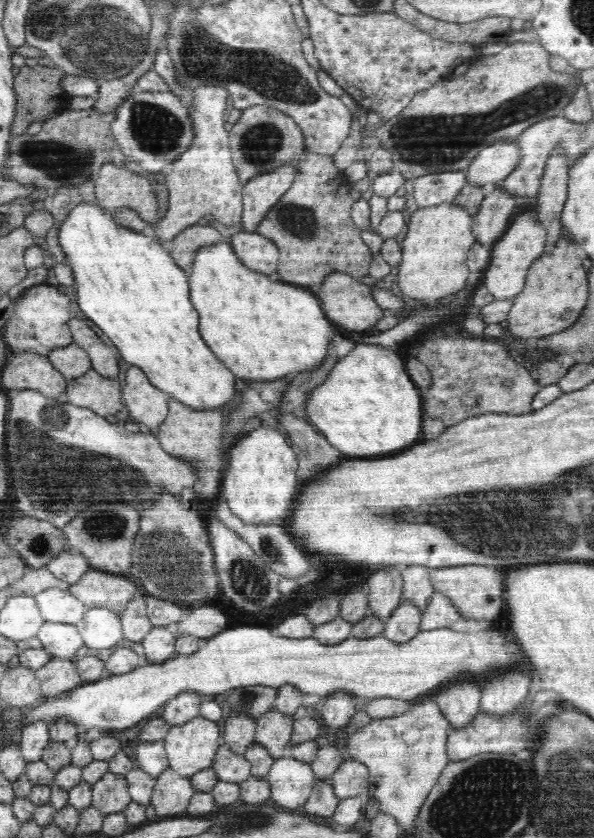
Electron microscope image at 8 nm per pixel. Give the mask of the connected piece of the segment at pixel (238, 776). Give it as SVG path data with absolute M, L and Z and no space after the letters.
M224 744L218 750L212 767L218 780L224 782L242 782L251 775L251 765L242 754L235 754Z

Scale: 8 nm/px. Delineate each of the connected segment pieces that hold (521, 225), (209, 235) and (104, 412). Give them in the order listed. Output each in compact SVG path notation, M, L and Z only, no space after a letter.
M532 208L517 211L504 234L493 244L488 268L482 272L483 282L494 299L513 299L522 292L528 270L546 246L547 232L539 219L532 218Z
M197 223L187 226L167 243L168 253L175 264L188 274L194 264L194 257L200 247L226 240L214 227L200 226Z
M90 369L82 376L67 381L64 392L57 399L61 403L92 410L105 418L123 410L121 388L118 378L104 378Z

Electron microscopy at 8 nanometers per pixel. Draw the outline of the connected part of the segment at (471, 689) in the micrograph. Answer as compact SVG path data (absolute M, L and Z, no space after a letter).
M464 680L448 684L436 692L433 698L450 726L466 726L480 711L481 686L479 682Z

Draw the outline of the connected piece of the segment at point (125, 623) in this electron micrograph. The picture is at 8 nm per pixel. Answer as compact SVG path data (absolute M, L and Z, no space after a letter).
M142 595L134 597L126 610L122 611L121 628L123 629L124 639L134 643L140 643L146 634L152 630L153 625L148 617L147 604Z

